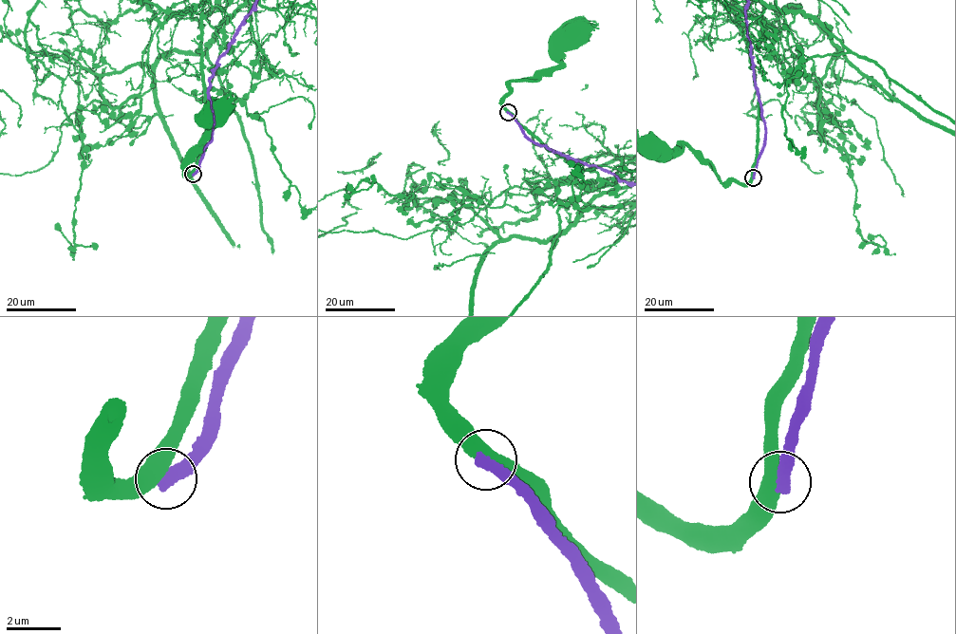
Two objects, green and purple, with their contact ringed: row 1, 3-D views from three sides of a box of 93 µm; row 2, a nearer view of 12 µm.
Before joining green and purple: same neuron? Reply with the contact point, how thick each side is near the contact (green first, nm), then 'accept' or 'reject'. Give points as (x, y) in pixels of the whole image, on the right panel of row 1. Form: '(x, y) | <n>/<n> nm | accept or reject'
(753, 177) | 480/500 nm | reject

